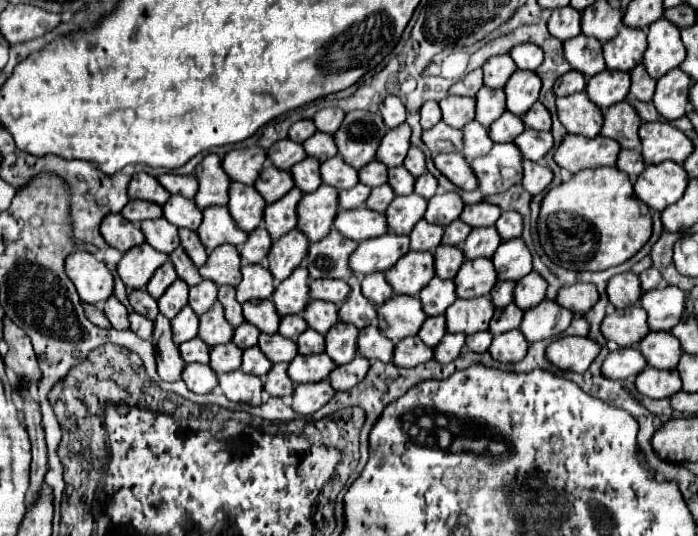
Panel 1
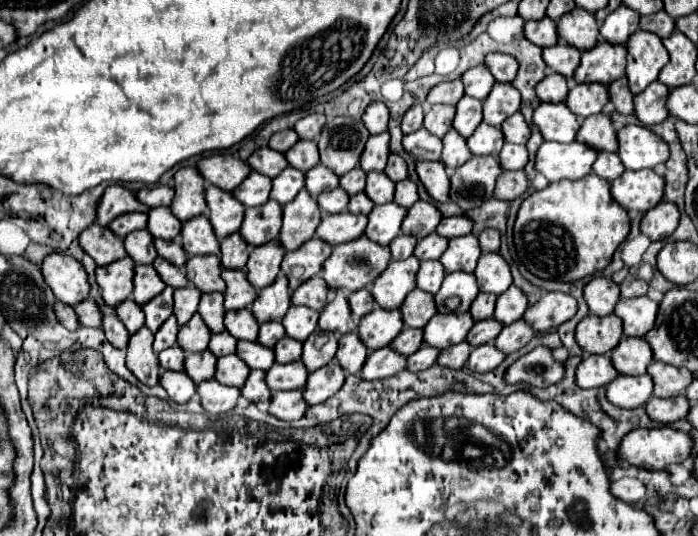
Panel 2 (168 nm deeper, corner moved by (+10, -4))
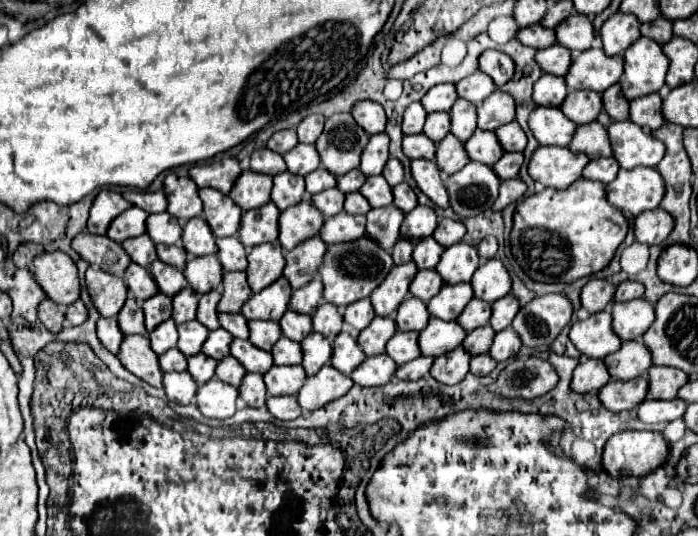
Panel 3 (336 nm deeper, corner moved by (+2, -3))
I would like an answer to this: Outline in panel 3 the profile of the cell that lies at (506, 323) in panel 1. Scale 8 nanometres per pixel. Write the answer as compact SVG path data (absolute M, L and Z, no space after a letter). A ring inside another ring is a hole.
M481 326L481 328L475 328L467 334L467 338L463 340L463 348L469 350L469 344L471 344L471 356L477 356L477 354L485 354L489 348L491 348L491 342L495 338L495 332L491 326ZM469 334L471 334L471 342L469 342Z

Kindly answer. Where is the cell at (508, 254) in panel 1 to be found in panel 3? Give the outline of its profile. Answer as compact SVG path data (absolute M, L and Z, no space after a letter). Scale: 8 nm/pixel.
M499 258L487 260L477 268L471 280L475 298L495 302L511 292L511 276Z

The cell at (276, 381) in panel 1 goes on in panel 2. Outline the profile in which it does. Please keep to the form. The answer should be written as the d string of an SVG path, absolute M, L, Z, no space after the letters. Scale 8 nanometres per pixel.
M251 371L245 385L241 387L241 395L251 403L267 403L271 399L271 391L265 385L263 375L263 371Z

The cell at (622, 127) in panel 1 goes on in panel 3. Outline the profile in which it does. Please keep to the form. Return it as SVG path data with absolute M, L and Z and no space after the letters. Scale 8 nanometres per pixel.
M597 120L579 126L569 148L573 148L575 152L585 152L587 156L591 156L591 160L601 158L601 156L613 156L607 128L599 124Z

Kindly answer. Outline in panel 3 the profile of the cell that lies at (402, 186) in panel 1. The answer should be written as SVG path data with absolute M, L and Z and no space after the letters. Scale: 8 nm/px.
M369 176L359 190L371 204L371 208L389 206L393 202L393 188L383 176Z

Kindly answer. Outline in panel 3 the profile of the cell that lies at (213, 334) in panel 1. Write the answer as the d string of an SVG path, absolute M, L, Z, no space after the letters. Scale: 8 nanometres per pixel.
M191 320L191 322L185 322L179 328L179 342L177 342L177 348L185 354L185 356L193 356L193 354L199 354L207 336L209 336L209 330L197 322L197 320Z

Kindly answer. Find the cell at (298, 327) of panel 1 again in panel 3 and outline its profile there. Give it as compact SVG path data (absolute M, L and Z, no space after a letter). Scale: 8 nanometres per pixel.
M253 320L249 322L249 340L261 348L271 352L271 348L275 346L275 342L281 338L281 326L279 322L261 322L261 320Z

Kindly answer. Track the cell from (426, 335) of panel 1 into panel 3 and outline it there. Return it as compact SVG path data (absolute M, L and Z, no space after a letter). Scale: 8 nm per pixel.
M397 332L387 342L387 354L397 364L405 364L405 362L421 356L421 350L417 346L417 340L419 340L419 332Z

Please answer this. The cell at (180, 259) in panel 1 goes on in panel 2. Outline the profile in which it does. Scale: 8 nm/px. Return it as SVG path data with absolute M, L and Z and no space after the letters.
M157 257L157 259L153 261L153 269L159 273L159 277L163 279L163 283L169 285L169 287L173 287L173 289L187 285L187 277L185 277L177 267L169 265L169 261L165 261L165 259L161 259L161 257Z

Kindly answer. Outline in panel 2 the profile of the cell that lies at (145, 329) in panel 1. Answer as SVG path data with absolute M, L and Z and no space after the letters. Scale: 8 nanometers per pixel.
M107 315L103 317L103 333L107 337L107 341L111 345L115 345L117 349L125 349L129 343L129 331L125 329L125 325L115 317L115 315Z

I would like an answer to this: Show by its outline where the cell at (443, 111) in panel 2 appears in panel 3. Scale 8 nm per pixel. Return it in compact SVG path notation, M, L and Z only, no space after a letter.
M433 112L427 116L423 134L427 134L435 142L441 142L449 134L449 128L451 128L449 112Z

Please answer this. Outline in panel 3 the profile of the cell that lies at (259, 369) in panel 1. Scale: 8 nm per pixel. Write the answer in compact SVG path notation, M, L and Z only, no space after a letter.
M233 356L223 358L223 360L217 364L217 370L215 370L215 376L217 376L219 380L223 380L223 382L235 386L235 388L241 384L241 380L243 380L245 374L247 374L245 368L243 368L243 366L237 362L237 358L233 358Z

